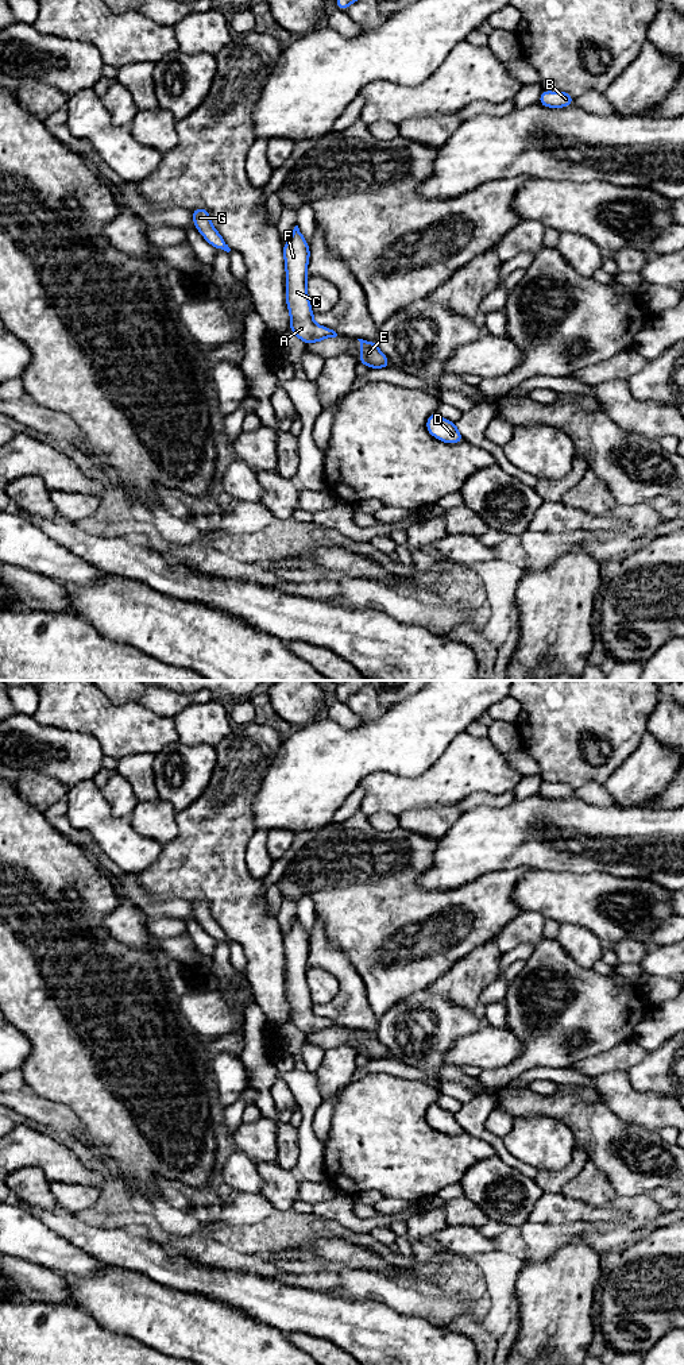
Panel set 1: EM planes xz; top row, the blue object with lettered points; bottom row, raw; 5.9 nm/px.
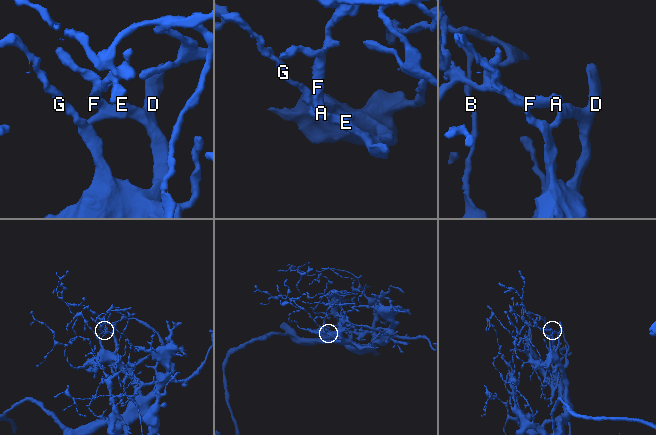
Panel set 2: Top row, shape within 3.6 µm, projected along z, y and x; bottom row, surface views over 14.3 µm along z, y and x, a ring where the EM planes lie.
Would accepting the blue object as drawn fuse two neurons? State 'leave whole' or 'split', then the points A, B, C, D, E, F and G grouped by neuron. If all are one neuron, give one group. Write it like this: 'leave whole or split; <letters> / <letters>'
leave whole; A B C D E F G

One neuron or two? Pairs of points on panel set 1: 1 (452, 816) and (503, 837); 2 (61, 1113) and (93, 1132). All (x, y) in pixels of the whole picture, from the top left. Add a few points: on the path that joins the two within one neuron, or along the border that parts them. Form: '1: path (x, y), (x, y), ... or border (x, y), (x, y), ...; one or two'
1: border (462, 814), (441, 837); two
2: border (60, 1102), (77, 1118), (81, 1133); two

